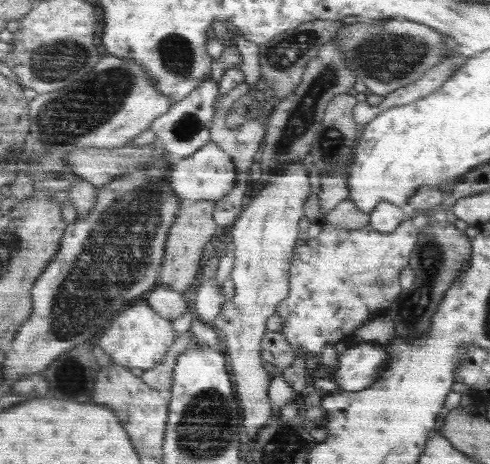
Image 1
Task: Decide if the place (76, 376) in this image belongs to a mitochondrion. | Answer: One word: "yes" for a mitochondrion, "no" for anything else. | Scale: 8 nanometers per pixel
no

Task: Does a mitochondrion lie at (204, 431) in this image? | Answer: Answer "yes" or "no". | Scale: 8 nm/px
yes

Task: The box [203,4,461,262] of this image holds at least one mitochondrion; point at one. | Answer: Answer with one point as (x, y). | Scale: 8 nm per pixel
(385, 59)

